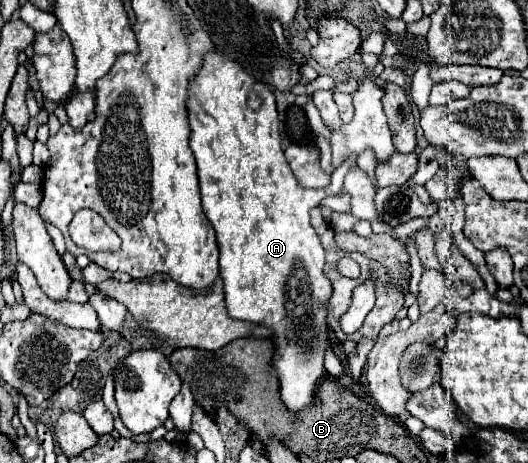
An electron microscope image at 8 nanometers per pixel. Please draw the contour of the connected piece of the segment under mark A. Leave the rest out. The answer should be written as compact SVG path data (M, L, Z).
M214 50L204 54L204 64L200 68L200 72L196 74L196 78L190 80L188 86L188 124L190 124L190 148L196 156L196 164L198 164L198 178L200 178L200 196L202 196L202 208L212 224L212 228L216 230L216 240L218 240L218 250L220 250L220 276L224 280L224 294L226 294L226 308L228 314L232 318L240 318L240 320L250 320L254 324L262 324L268 326L270 330L274 330L274 340L276 340L276 354L274 354L274 368L278 372L278 380L280 380L280 396L282 402L288 406L290 412L298 412L304 406L314 402L314 394L316 394L316 386L318 382L324 378L326 370L324 370L324 352L330 348L330 340L328 340L328 324L326 324L326 300L332 294L332 284L330 280L324 276L322 268L324 268L324 248L314 232L314 228L310 226L310 208L318 206L320 200L324 197L334 196L339 194L343 187L344 178L349 170L348 164L344 163L332 173L331 184L326 190L314 190L314 188L302 188L298 184L298 180L294 178L286 158L284 158L284 150L280 144L280 134L278 134L278 112L276 112L276 100L274 100L274 92L254 80L250 74L246 74L246 70L242 70L242 66L238 62L234 62L232 58L228 58L226 54Z

